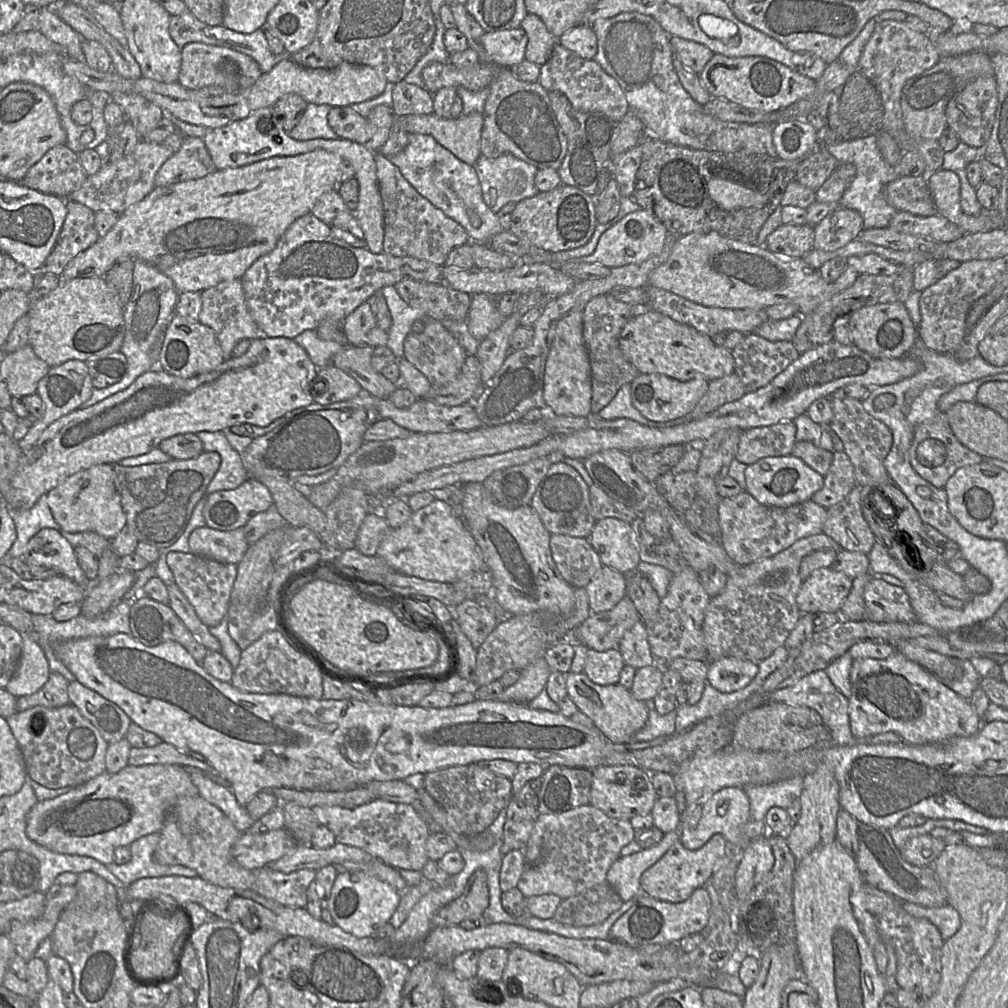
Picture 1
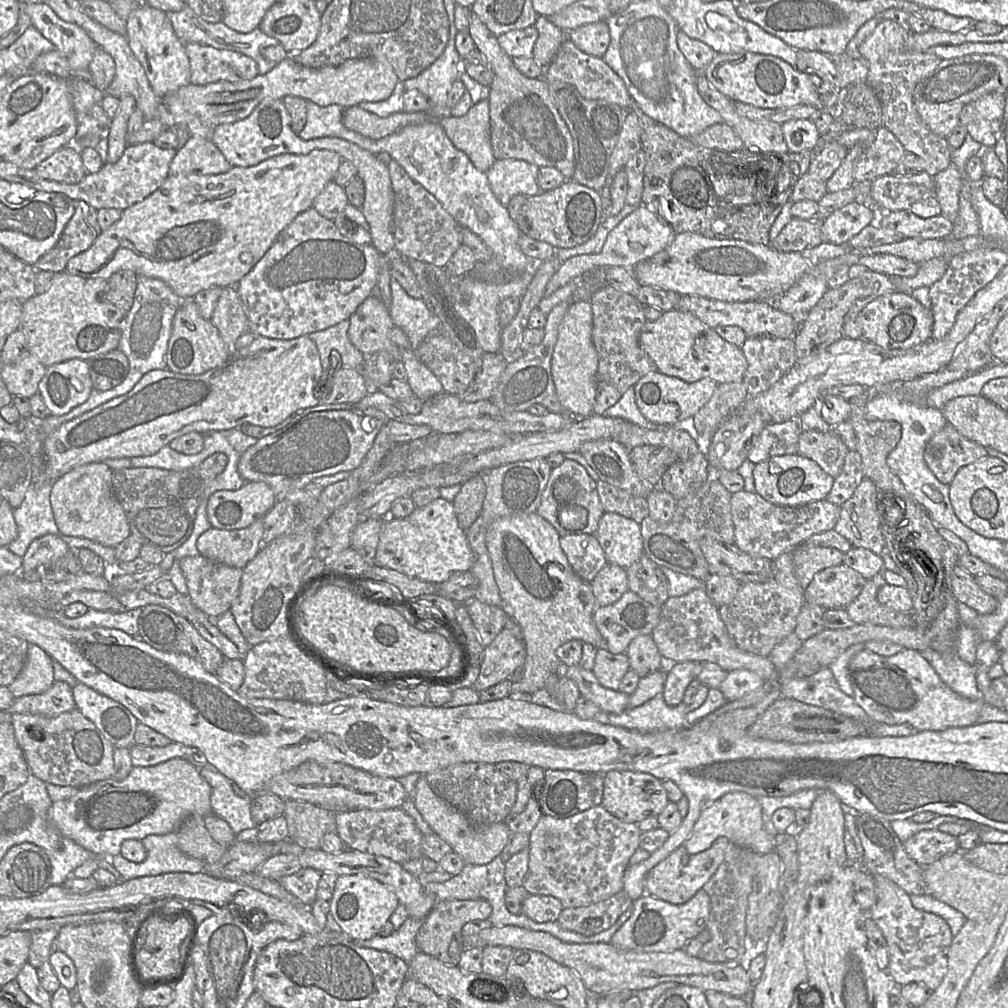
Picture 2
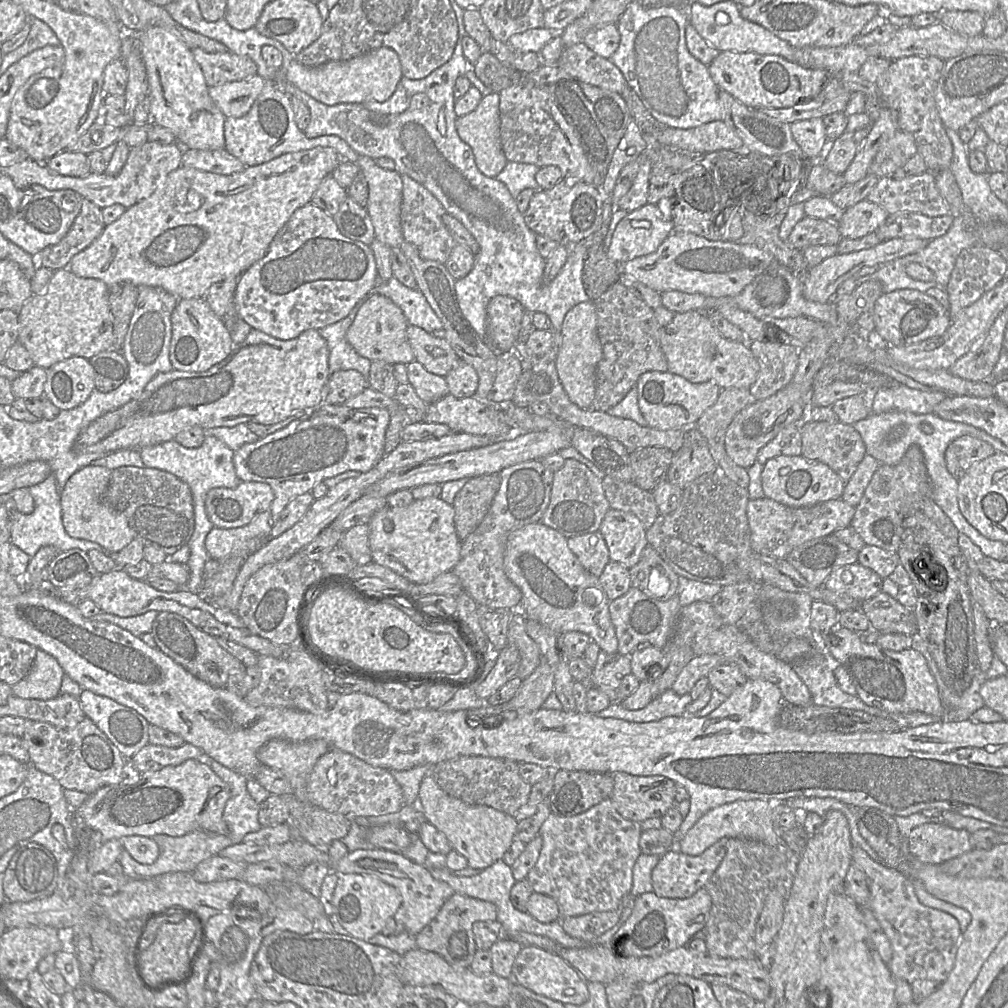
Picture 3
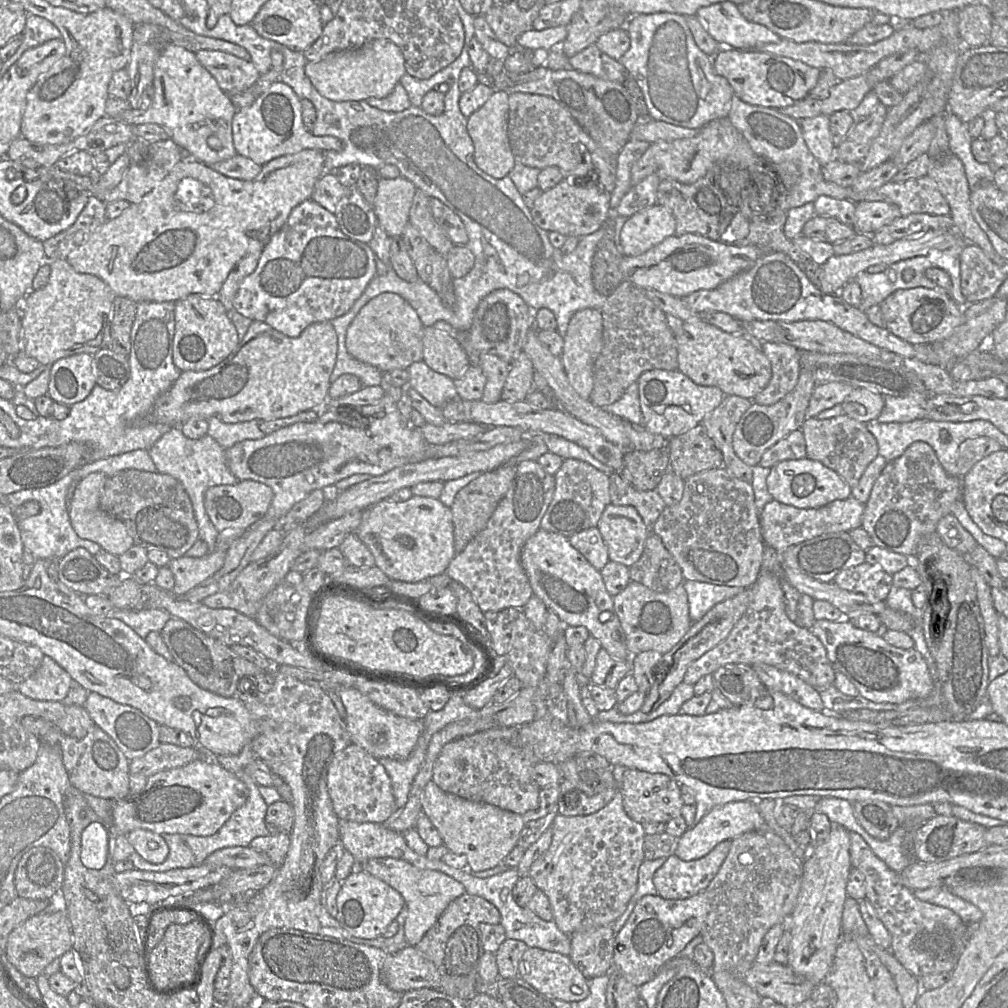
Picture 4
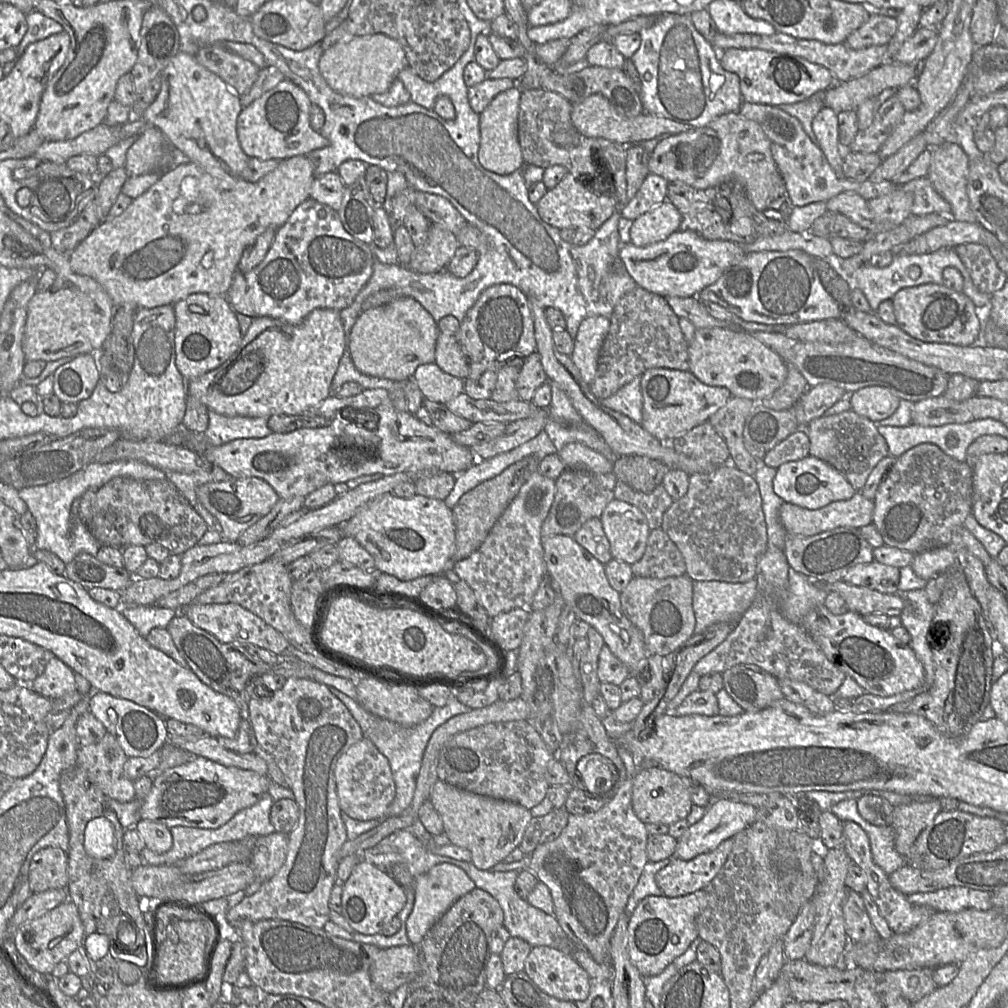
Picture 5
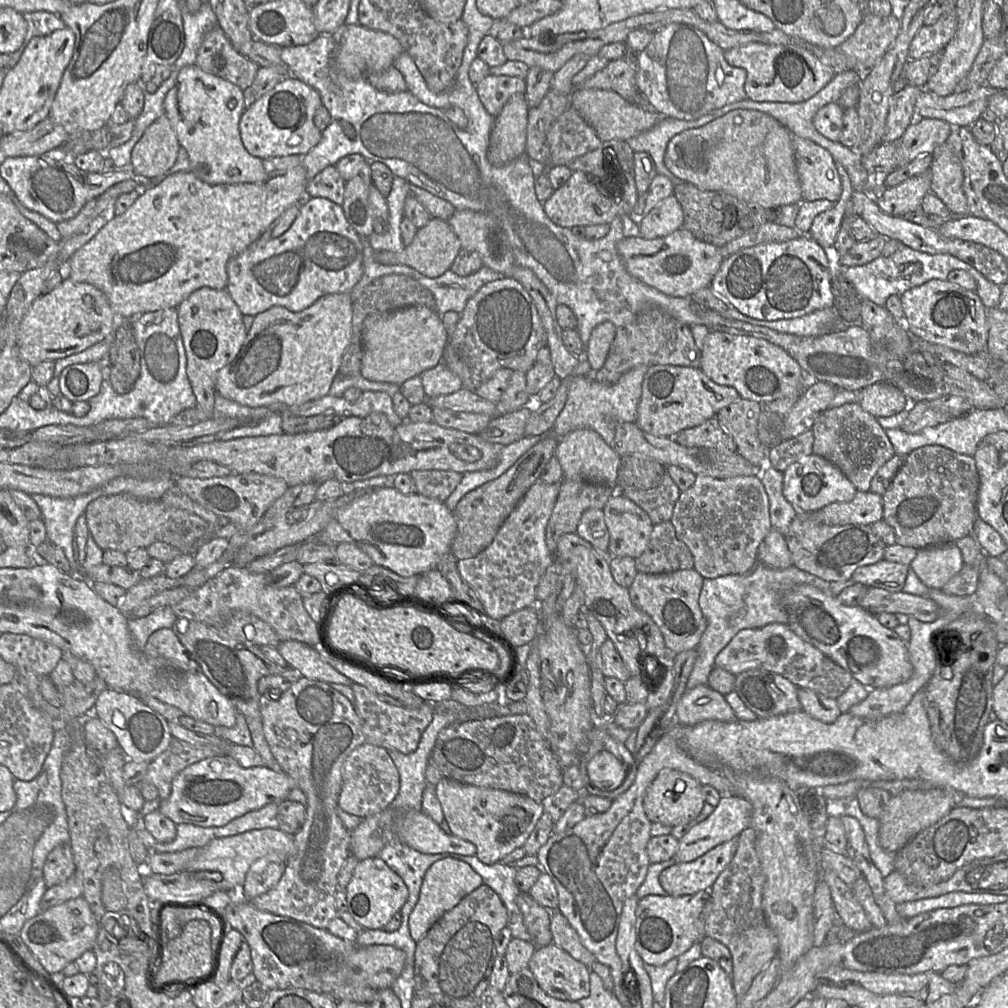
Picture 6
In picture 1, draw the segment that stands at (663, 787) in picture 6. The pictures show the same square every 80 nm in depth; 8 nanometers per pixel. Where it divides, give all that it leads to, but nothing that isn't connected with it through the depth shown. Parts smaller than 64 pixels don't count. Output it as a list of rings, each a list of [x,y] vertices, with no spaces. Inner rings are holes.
[[[600,765],[592,770],[592,776],[590,805],[620,820],[651,814],[658,795],[646,771],[632,765]]]

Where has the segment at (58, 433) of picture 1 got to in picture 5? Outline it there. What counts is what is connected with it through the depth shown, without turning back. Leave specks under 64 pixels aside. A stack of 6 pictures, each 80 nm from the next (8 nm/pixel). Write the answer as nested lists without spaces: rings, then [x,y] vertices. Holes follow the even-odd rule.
[[[317,308],[297,325],[268,316],[256,317],[236,352],[219,367],[187,382],[187,392],[205,404],[209,411],[226,416],[269,418],[276,414],[306,413],[332,394],[330,385],[344,349],[345,332],[340,311]]]

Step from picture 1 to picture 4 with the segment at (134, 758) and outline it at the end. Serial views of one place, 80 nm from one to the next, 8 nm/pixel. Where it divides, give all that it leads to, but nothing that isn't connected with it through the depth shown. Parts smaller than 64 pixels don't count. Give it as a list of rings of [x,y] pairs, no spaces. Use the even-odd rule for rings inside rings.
[[[161,743],[143,756],[129,761],[129,773],[149,777],[160,771],[184,766],[201,758],[200,749],[198,746],[180,747]]]

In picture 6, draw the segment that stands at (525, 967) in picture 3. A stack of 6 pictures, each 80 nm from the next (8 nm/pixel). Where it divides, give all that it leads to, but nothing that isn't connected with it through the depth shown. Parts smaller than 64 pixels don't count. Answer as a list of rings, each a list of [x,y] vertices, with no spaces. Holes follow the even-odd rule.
[[[553,943],[537,947],[528,968],[551,997],[579,1001],[590,994],[590,968]]]

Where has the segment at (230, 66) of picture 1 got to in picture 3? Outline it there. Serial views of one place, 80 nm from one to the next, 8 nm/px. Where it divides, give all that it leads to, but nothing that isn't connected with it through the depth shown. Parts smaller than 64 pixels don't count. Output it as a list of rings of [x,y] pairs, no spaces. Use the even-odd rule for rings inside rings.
[[[199,47],[191,51],[209,87],[242,80],[257,74],[256,63],[247,56],[231,51],[208,52]]]

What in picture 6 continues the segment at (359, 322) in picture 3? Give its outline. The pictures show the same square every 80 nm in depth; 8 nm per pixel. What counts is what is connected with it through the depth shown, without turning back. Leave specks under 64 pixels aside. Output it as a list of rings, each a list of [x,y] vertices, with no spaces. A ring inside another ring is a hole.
[[[415,305],[367,316],[363,321],[362,341],[361,375],[371,381],[400,386],[443,361],[448,333],[441,315],[424,305]]]

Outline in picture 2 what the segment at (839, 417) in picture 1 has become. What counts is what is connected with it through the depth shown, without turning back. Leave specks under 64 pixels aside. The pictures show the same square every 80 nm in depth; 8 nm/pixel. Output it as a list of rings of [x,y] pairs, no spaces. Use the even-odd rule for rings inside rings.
[[[867,392],[863,396],[849,399],[851,412],[848,421],[854,431],[856,446],[854,451],[859,453],[862,461],[864,478],[870,479],[878,489],[879,499],[881,493],[891,493],[899,498],[911,498],[901,480],[889,469],[886,459],[889,453],[896,447],[901,438],[901,425],[895,421],[868,420],[866,418]]]

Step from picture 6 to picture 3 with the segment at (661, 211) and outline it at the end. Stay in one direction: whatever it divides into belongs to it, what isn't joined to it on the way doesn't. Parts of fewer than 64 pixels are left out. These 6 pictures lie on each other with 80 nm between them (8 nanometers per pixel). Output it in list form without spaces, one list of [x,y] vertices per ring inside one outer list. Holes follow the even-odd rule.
[[[656,204],[633,210],[617,224],[607,256],[618,264],[655,251],[673,233],[673,223],[665,219]]]

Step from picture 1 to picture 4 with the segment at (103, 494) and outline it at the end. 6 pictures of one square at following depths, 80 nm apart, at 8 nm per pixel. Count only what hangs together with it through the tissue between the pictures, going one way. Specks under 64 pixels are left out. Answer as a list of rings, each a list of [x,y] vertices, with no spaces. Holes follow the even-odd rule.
[[[93,472],[80,480],[75,486],[69,505],[69,517],[73,529],[80,538],[95,542],[106,552],[120,556],[134,545],[134,540],[122,521],[100,507],[99,500],[107,479],[108,477],[101,472]]]

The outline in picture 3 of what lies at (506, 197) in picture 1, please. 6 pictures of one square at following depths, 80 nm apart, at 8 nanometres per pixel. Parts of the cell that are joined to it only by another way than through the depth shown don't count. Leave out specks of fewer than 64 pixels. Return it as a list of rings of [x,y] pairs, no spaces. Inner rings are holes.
[[[508,162],[495,178],[504,183],[510,194],[516,198],[524,189],[539,190],[539,185],[535,178],[538,169],[539,167],[534,164]]]

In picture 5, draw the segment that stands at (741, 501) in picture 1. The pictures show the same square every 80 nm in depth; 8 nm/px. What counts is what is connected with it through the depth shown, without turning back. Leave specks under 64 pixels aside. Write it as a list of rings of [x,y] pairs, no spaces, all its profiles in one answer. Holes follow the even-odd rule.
[[[856,492],[848,500],[835,501],[816,510],[784,502],[779,517],[787,534],[808,537],[840,527],[867,526],[872,523],[873,511],[873,500]]]

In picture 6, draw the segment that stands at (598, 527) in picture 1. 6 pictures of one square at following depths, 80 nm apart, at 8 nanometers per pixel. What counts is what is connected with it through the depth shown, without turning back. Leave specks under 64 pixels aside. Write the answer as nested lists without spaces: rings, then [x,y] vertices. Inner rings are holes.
[[[620,492],[606,502],[603,512],[609,531],[610,555],[639,558],[648,546],[654,527],[648,514]]]

